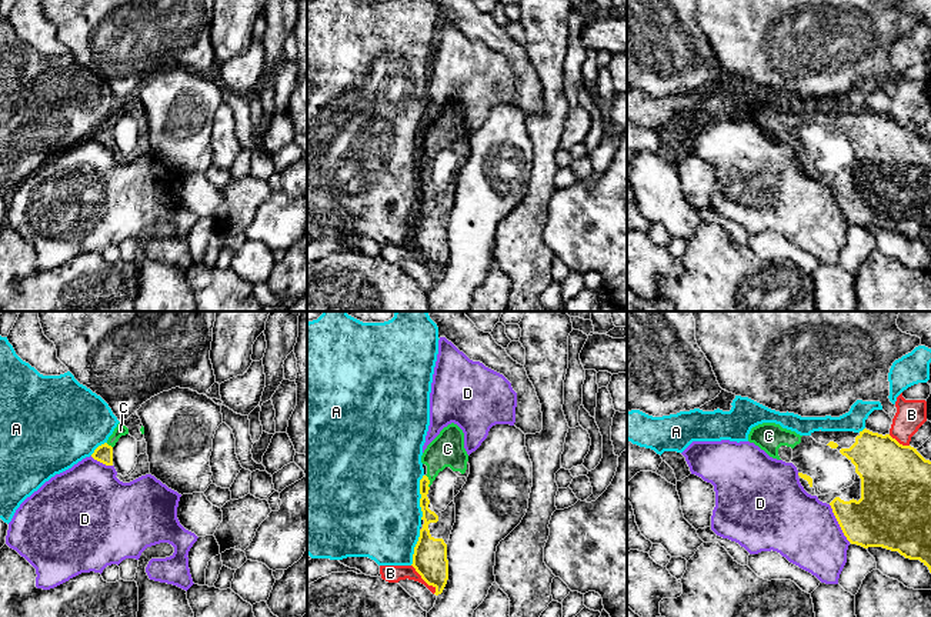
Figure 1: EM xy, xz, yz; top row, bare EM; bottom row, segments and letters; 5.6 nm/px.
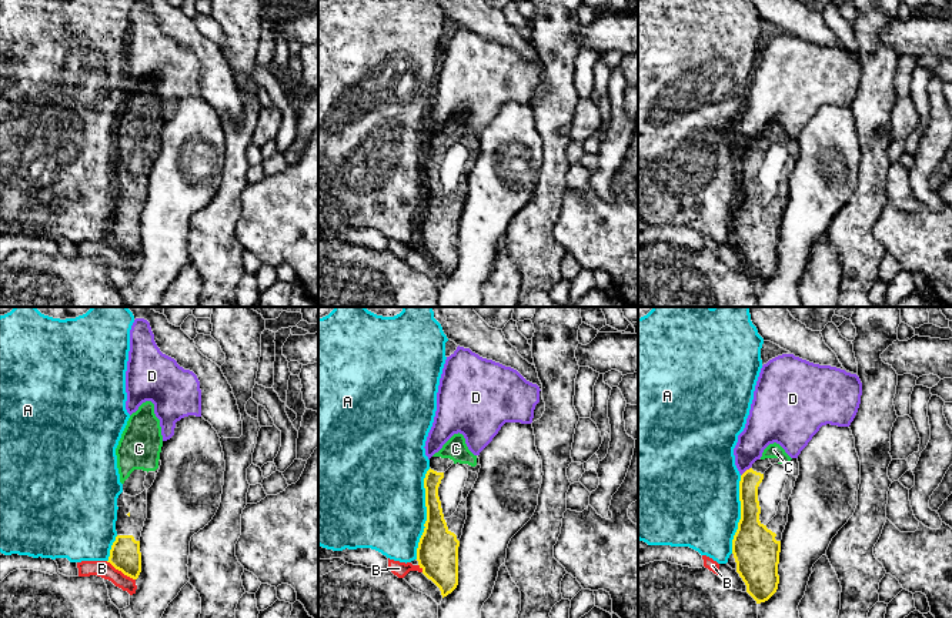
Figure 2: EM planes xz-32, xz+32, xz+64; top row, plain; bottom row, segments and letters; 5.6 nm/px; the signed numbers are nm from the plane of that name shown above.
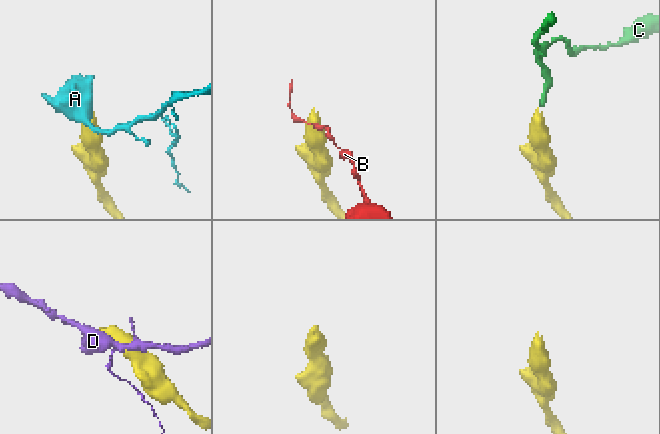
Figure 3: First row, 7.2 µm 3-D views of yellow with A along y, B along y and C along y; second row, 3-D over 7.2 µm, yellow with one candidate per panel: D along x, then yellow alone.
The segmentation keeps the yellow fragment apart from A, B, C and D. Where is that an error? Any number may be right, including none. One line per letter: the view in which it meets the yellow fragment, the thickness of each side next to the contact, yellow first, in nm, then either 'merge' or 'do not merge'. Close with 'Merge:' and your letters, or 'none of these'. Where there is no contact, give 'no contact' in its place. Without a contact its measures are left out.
A: contact in xz; calibres 90 and 480 nm; do not merge
B: contact in xz; calibres 190 and 100 nm; do not merge
C: contact in xz; calibres 70 and 190 nm; merge
D: contact in yz; calibres 320 and 380 nm; do not merge
Merge: C

